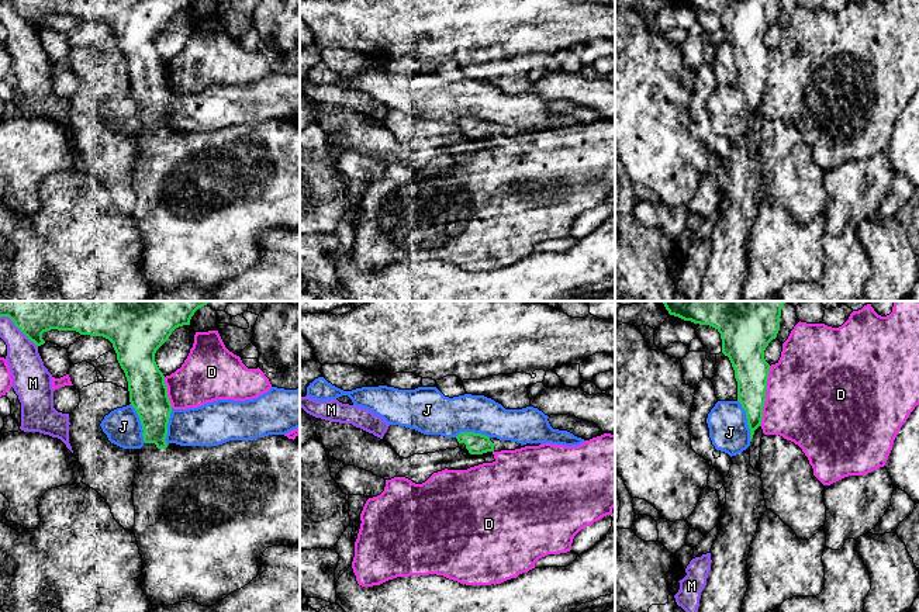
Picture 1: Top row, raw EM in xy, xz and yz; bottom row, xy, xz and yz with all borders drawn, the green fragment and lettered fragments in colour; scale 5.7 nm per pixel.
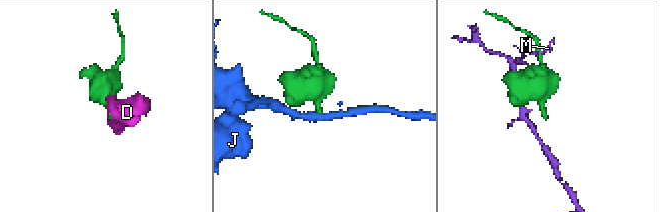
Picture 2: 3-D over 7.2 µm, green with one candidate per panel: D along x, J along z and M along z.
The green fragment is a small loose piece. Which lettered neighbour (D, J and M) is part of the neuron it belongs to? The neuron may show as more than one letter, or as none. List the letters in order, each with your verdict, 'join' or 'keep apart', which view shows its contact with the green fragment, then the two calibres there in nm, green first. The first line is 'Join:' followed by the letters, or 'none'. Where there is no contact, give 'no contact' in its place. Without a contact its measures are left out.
Join: none
D: keep apart; meets green in yz; 190 nm thick on the green side, 500 nm on the other
J: keep apart; meets green in yz; 180 nm thick on the green side, 220 nm on the other
M: keep apart; meets green in xy; 360 nm thick on the green side, 190 nm on the other

